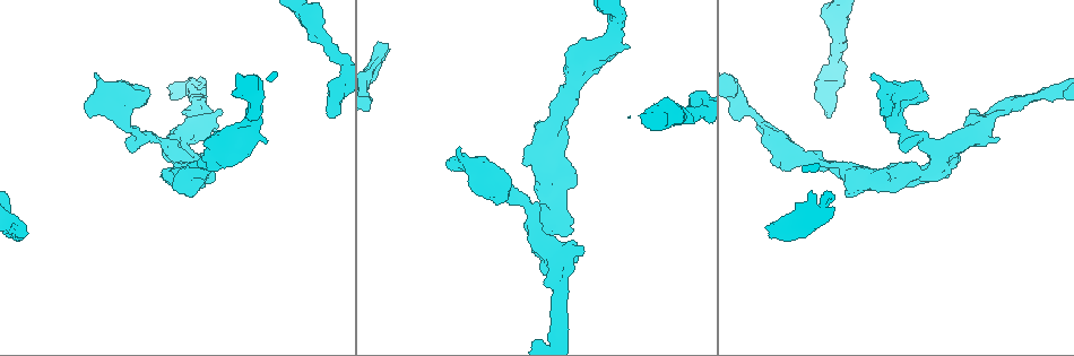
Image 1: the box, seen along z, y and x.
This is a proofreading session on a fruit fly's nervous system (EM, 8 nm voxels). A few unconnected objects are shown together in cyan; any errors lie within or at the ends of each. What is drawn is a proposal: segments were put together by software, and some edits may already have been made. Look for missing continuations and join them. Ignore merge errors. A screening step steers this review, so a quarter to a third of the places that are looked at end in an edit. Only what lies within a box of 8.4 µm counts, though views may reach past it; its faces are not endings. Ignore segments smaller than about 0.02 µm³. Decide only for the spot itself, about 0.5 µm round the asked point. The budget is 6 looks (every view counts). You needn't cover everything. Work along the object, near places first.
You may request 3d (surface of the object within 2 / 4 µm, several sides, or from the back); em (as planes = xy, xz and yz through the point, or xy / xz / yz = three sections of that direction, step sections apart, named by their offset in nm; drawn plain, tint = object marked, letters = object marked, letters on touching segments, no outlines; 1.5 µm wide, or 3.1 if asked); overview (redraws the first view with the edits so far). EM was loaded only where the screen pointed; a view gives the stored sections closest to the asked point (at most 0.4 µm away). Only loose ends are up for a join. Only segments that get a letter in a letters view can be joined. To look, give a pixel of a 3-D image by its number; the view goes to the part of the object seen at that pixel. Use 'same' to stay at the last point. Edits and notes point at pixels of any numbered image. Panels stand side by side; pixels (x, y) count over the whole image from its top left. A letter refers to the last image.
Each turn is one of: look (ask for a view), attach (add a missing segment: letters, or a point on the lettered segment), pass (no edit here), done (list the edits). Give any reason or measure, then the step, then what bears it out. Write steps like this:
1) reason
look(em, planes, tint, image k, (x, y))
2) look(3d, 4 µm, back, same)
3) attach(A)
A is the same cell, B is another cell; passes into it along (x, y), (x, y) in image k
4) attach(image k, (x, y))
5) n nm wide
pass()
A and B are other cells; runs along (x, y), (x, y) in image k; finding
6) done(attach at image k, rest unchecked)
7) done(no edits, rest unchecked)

look(em, planes, plain, image 1, (454, 165))

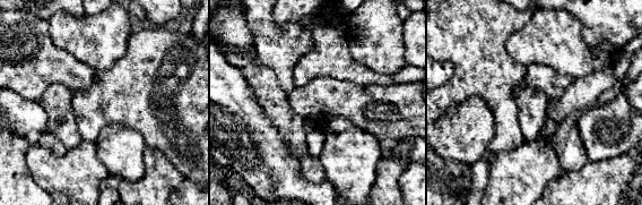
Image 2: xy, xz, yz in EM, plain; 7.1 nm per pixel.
look(em, planes, letters, same)

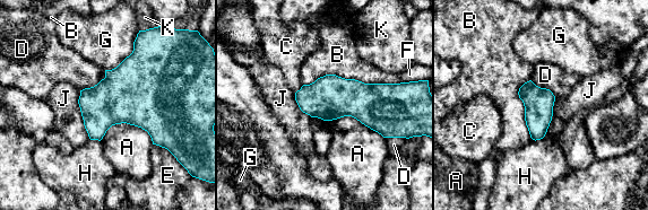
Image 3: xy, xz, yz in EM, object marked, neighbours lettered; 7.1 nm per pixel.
pass()
A, B, C, D, E, F, G, H, J and K are other cells; no lettered segment goes on from it

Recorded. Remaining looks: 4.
branch stops here
look(em, planes, letters, image 1, (383, 45))

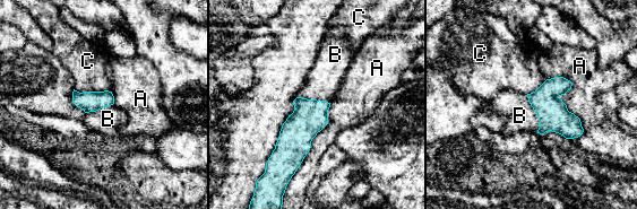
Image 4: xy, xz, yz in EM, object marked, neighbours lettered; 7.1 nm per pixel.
attach(B)
B is the same cell, A and C are other cells; passes into it along (552, 113), (535, 112), (519, 115) in image 4; it goes on there

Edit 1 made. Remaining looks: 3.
stops while still wide
look(em, planes, letters, image 1, (332, 117))

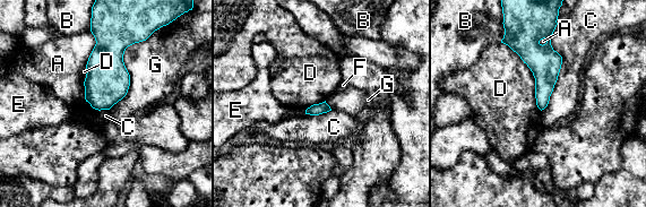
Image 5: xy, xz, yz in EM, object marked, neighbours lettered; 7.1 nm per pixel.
pass()
A, B, C, D, E, F and G are other cells; none of them fits

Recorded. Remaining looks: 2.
done(attach at image 4, rest unchecked)

